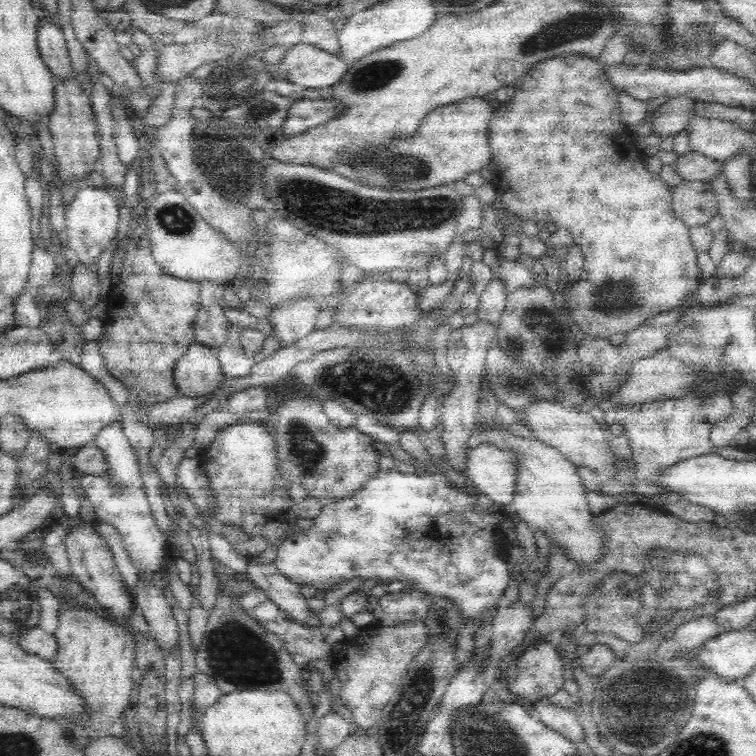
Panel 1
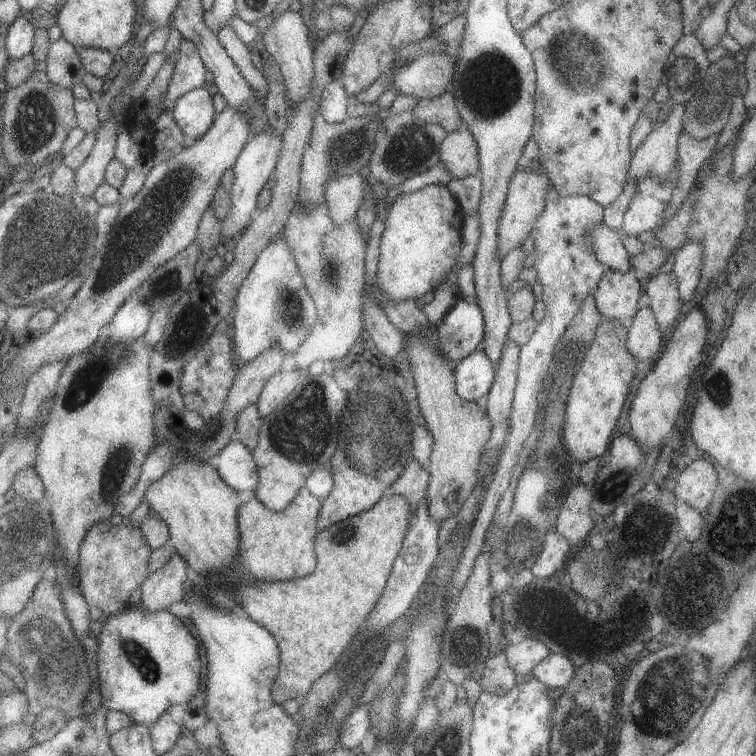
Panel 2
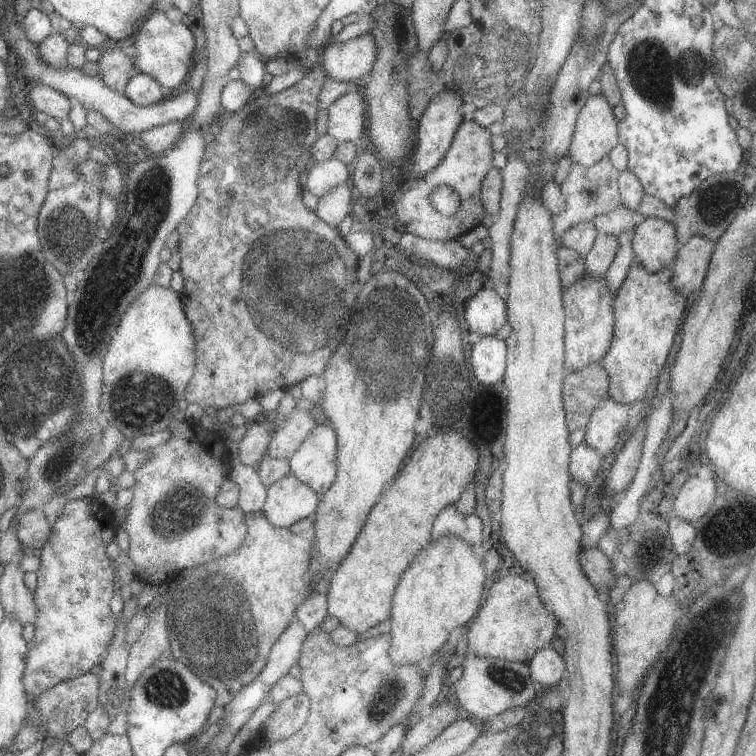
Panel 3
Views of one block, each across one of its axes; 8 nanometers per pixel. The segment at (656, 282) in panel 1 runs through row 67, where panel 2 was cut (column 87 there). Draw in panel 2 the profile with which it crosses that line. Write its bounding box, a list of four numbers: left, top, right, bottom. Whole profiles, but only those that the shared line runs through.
[77,522,153,616]

